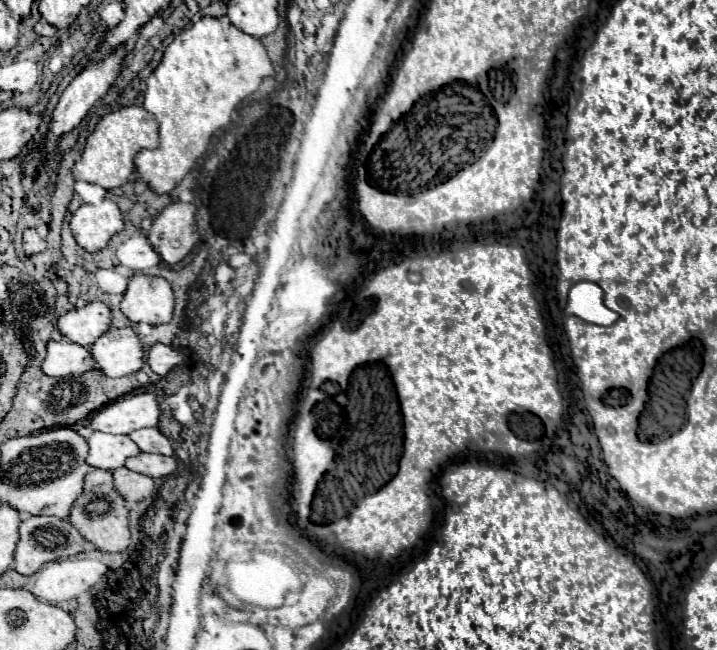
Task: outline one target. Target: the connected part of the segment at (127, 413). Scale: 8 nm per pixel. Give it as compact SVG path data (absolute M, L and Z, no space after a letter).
M140 393L116 399L90 417L90 427L104 433L128 435L142 427L158 427L160 409L156 395Z

